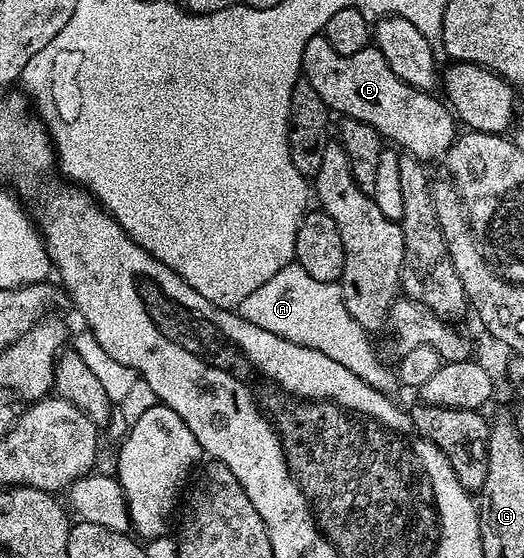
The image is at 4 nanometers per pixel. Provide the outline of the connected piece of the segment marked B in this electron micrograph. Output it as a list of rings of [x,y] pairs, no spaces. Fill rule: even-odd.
[[[323,36],[307,40],[303,48],[301,72],[304,81],[319,92],[326,107],[338,115],[363,120],[375,128],[382,139],[389,138],[394,147],[416,158],[430,160],[440,159],[449,153],[453,139],[459,133],[459,122],[453,111],[436,93],[427,90],[416,90],[411,84],[399,80],[395,72],[383,60],[375,48],[366,48],[351,56],[343,56],[327,44]]]

